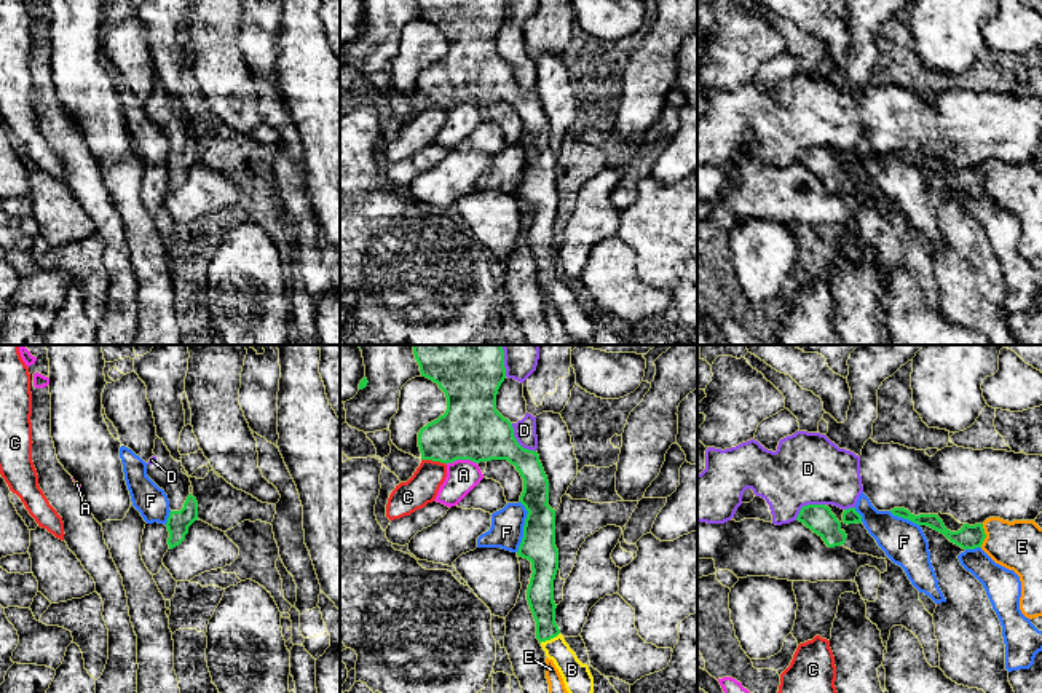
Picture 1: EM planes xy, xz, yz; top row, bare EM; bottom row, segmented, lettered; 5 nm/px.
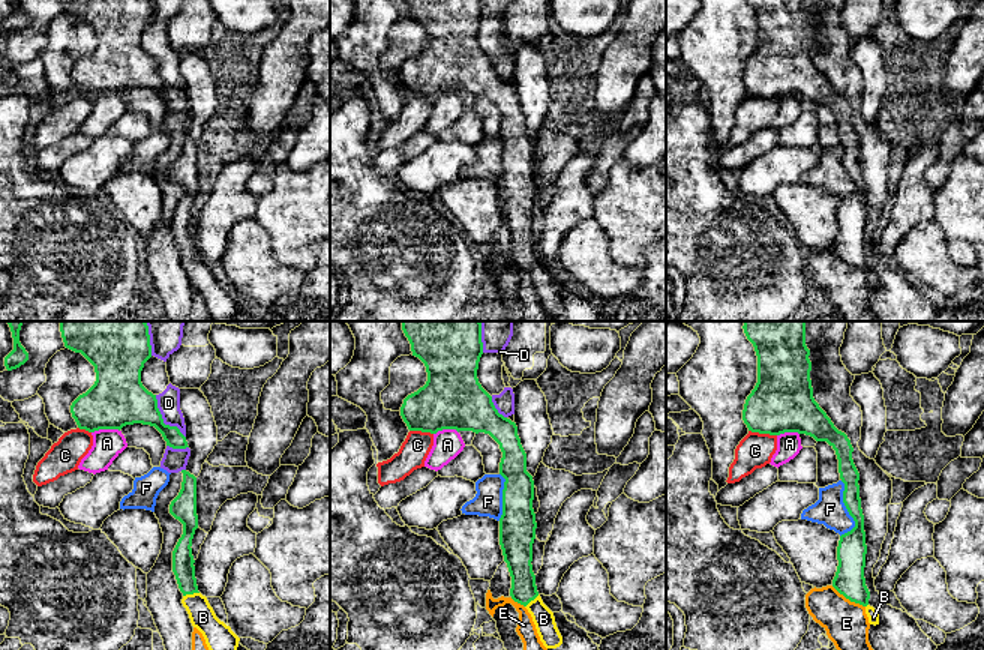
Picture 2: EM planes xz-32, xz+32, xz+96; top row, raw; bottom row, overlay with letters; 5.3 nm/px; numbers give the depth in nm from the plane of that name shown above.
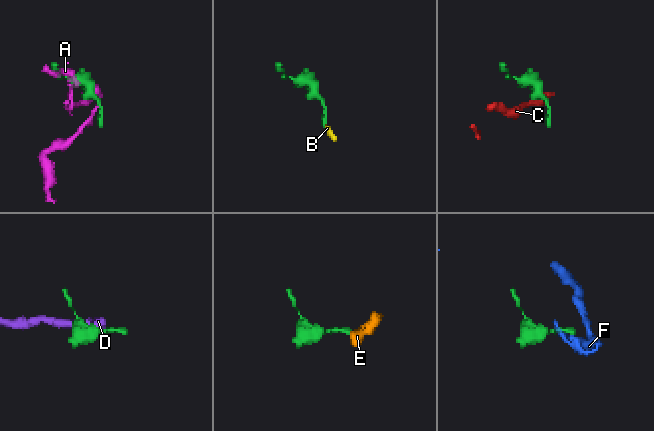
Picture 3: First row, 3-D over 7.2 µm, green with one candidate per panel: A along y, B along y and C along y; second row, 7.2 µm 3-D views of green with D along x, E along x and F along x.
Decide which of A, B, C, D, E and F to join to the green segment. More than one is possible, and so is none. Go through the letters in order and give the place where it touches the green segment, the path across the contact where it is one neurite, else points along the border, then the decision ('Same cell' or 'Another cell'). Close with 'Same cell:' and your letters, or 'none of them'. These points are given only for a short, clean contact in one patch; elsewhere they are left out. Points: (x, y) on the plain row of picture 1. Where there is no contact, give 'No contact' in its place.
A: Touches green at xz (460, 101). Another cell
B: Touches green at xz (549, 281). Path across: xz (540, 237), (549, 281), (576, 318). Same cell
C: Touches green at xz (434, 102). Another cell
D: Touches green at xz (516, 83). Another cell
E: Touches green at yz (985, 178). Boundary: yz (983, 166), (985, 182), (980, 189). Another cell
F: Touches green at xz (524, 170). Another cell
Same cell: B

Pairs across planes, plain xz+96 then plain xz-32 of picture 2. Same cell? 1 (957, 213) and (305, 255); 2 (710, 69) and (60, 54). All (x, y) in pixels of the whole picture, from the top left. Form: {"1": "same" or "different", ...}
{"1": "same", "2": "different"}

